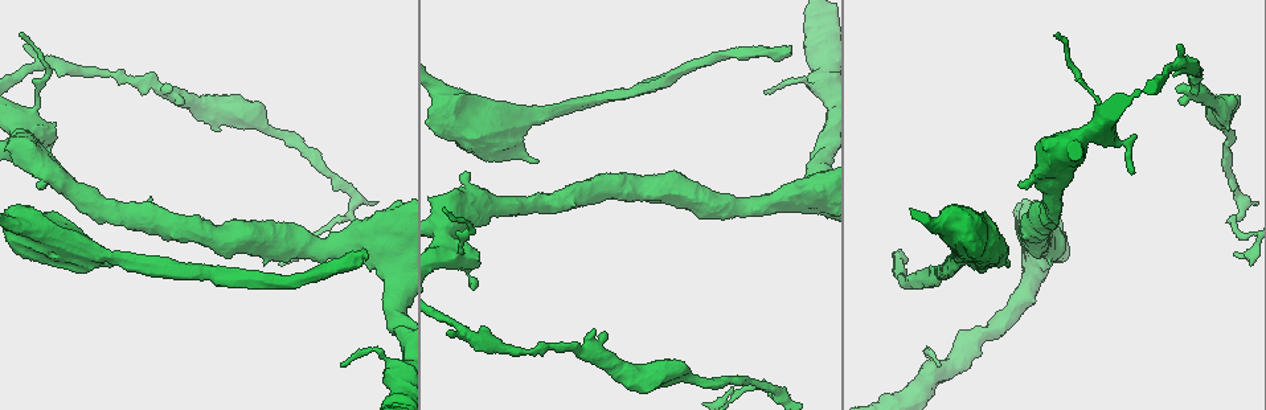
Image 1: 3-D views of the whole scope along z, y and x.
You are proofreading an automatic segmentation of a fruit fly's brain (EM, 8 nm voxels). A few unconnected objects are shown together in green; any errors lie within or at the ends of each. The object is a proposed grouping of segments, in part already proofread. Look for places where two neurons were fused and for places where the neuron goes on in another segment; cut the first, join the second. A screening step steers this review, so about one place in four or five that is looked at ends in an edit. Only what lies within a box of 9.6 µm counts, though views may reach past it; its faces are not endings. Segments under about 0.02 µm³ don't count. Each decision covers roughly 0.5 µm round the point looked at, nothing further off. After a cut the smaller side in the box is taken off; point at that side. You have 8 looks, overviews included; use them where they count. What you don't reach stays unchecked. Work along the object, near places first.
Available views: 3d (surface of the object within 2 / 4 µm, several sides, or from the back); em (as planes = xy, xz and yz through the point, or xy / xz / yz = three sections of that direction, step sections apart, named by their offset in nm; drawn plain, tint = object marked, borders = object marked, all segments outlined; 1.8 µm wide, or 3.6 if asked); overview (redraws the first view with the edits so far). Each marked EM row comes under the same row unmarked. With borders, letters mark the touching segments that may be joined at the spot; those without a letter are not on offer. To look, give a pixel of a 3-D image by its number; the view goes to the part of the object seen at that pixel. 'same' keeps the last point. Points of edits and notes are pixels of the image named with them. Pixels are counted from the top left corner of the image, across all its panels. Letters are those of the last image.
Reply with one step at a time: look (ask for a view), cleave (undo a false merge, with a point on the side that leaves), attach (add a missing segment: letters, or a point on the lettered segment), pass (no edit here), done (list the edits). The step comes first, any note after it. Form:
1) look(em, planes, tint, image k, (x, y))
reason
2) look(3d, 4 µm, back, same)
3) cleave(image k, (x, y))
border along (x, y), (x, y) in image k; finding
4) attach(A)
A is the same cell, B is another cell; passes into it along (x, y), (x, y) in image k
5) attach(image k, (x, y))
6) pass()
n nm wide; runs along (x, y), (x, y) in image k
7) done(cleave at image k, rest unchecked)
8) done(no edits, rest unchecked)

look(em, 3.6 µm, planes, borders, image 1, (31, 226))
thick turns thin

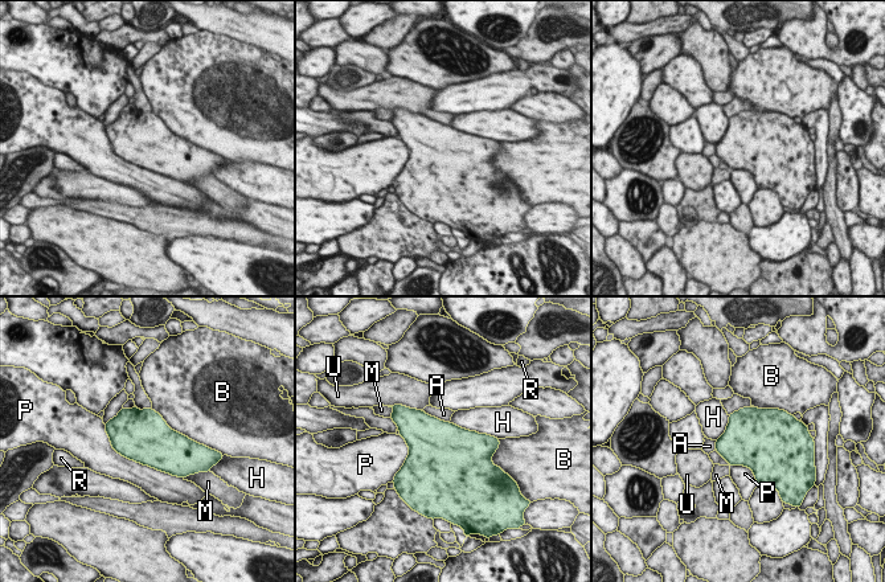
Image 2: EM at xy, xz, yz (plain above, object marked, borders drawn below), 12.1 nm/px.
pass()
A, B, H, M, P, R and U are other cells; continuous, no second neuron

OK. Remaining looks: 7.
look(3d, 2 µm, image 1, (110, 266))
branch stops here

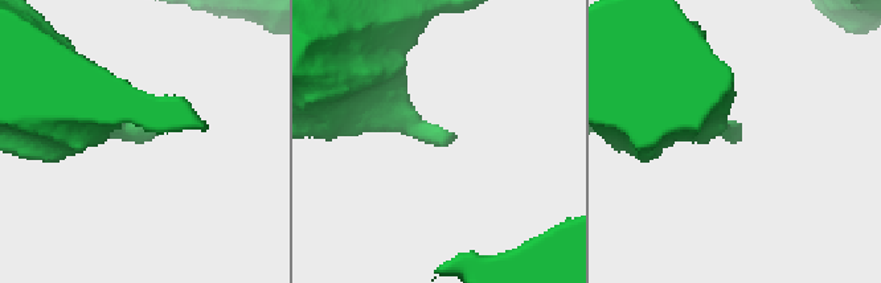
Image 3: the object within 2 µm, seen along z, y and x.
look(em, 3.6 µm, planes, borders, image 3, (735, 130))
need the tissue

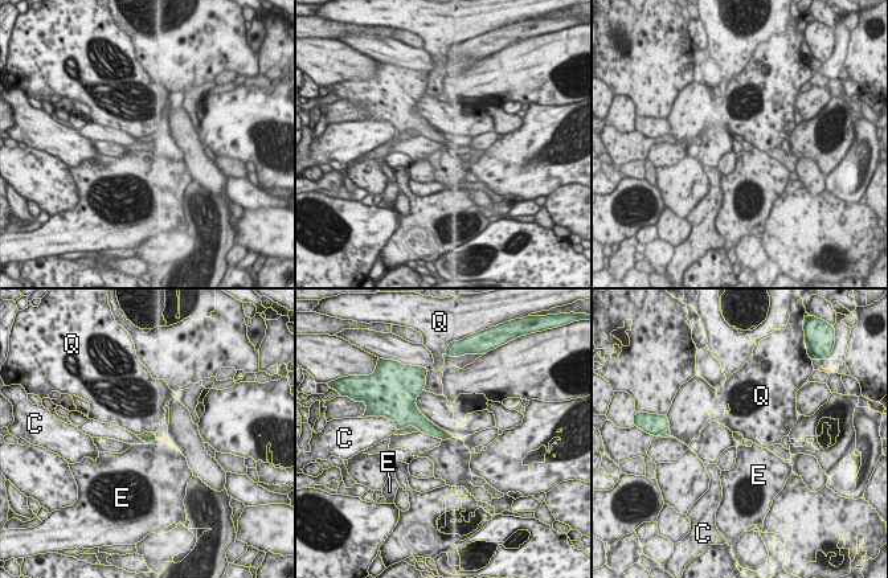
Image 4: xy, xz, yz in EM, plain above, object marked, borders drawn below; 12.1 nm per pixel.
pass()
C, E and Q are other cells; border along (151, 430), (136, 435) in image 4; no lettered segment goes on from it

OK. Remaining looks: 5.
look(em, planes, borders, image 1, (1179, 45))
branch stops here

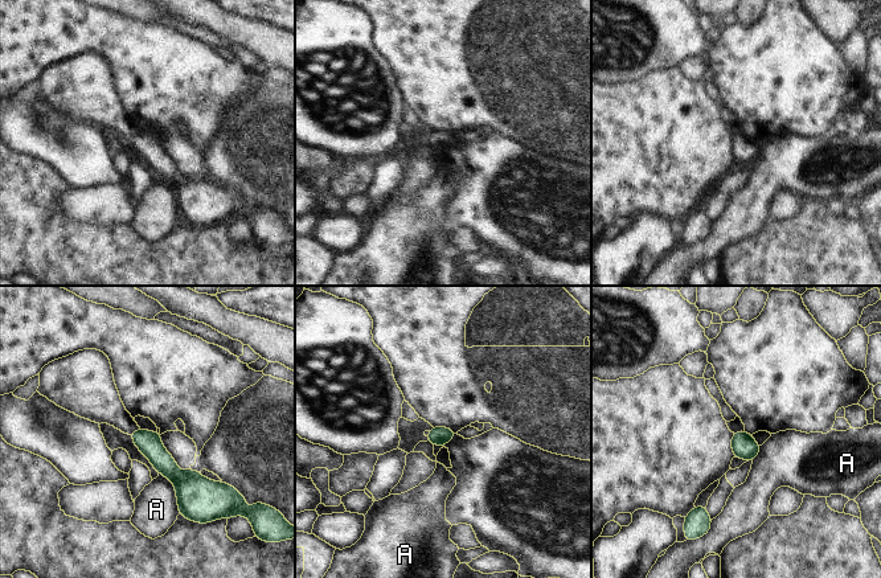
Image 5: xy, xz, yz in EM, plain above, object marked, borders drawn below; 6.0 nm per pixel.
pass()
A is another cell; no lettered segment goes on from it

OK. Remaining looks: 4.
look(em, xz, step 16, tint, image 1, (368, 256))
long arm stops here

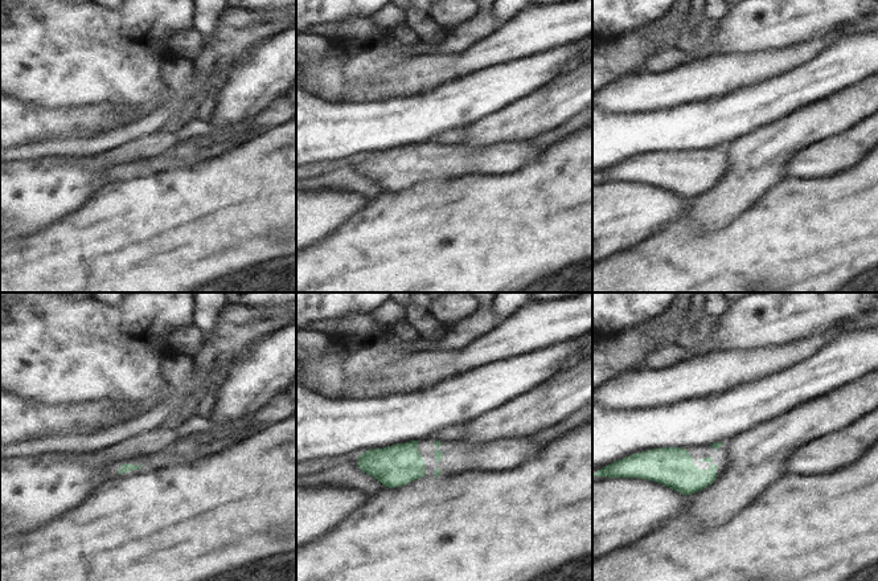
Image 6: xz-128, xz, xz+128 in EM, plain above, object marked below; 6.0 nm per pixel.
look(em, planes, borders, same)

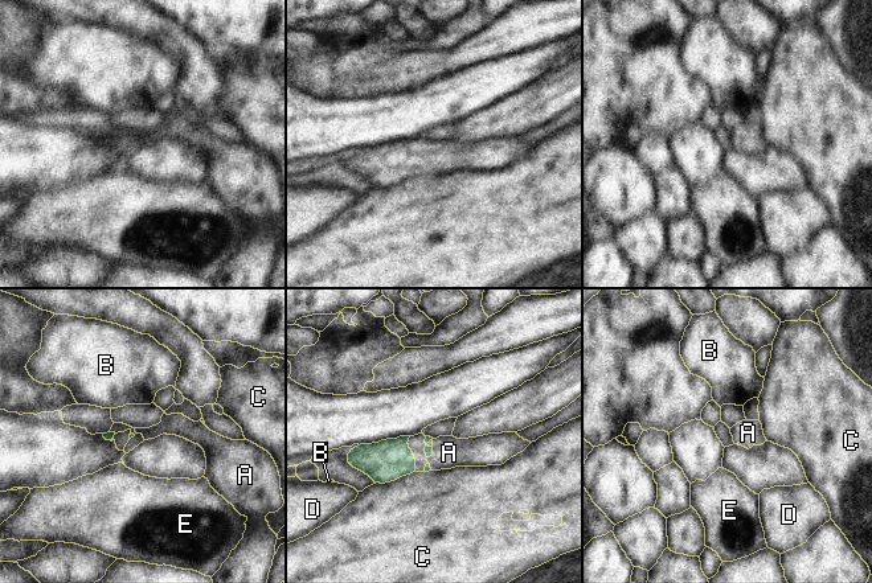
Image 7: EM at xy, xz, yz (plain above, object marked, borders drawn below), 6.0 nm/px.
attach(A)
A is the same cell, B, C, D and E are other cells; passes into it along (428, 450), (432, 454), (449, 452) in image 7; it goes on there

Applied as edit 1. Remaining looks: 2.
done(attach at image 7, rest unchecked)

